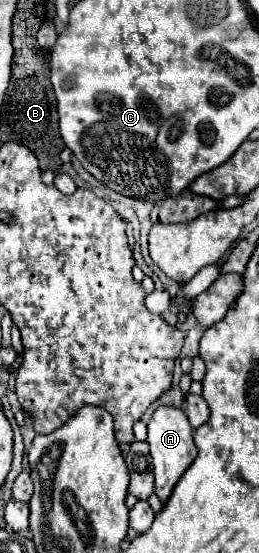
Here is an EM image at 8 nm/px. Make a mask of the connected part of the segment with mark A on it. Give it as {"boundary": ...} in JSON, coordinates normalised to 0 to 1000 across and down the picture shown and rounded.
{"boundary":[[[618,734],[571,767],[571,799],[595,835],[595,861],[602,861],[602,897],[618,901],[625,911],[649,908],[664,882],[757,828],[757,803],[741,785],[749,781],[718,749],[672,734]]]}

